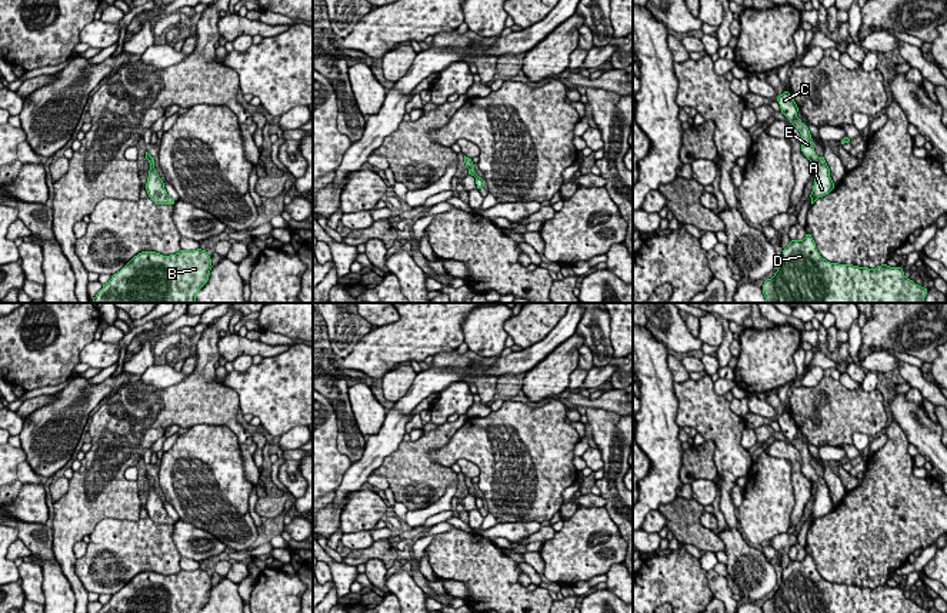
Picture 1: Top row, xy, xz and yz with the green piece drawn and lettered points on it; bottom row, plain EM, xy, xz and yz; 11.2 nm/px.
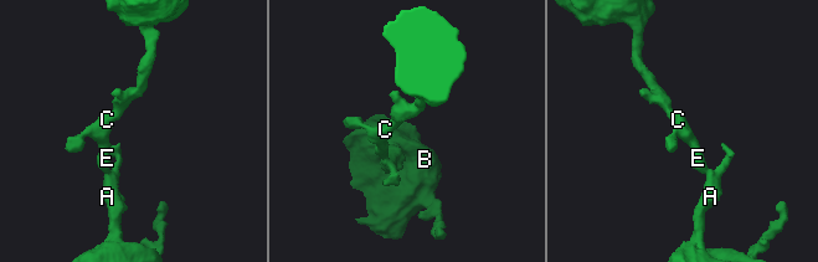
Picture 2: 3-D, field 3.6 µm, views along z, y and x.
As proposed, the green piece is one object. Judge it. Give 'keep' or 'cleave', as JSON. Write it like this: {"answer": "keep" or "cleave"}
{"answer": "keep"}

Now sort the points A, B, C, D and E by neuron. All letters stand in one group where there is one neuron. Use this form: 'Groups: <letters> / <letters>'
Groups: A B C D E

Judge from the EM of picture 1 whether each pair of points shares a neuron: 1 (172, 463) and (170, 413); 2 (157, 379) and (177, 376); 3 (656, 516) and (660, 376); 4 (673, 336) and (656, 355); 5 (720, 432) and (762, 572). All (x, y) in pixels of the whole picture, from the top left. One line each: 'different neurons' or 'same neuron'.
1: different neurons
2: same neuron
3: different neurons
4: different neurons
5: same neuron

